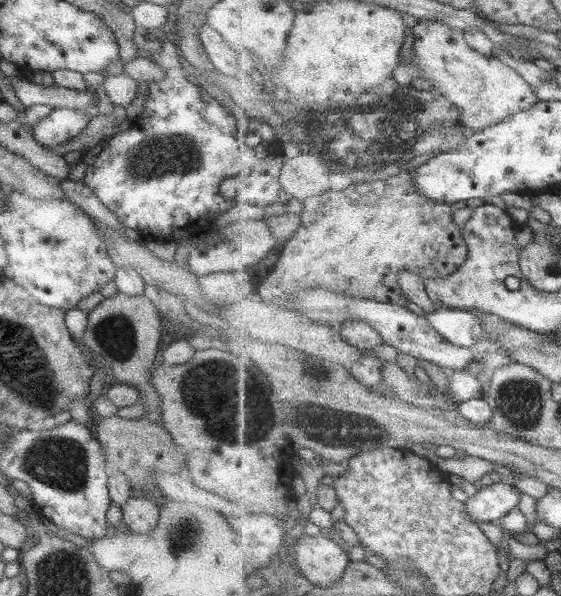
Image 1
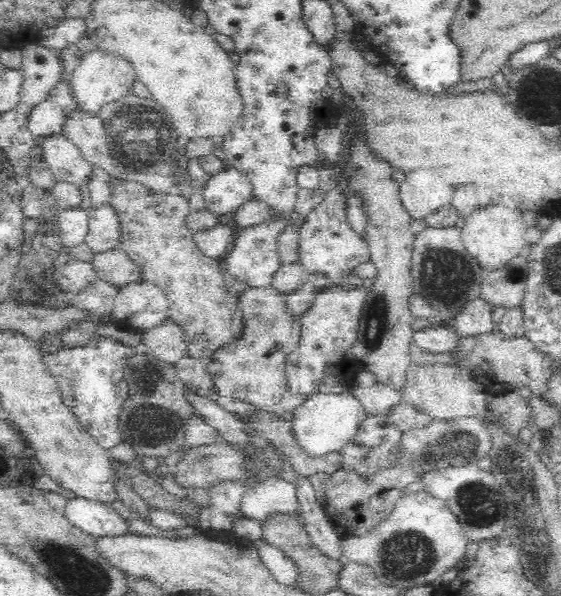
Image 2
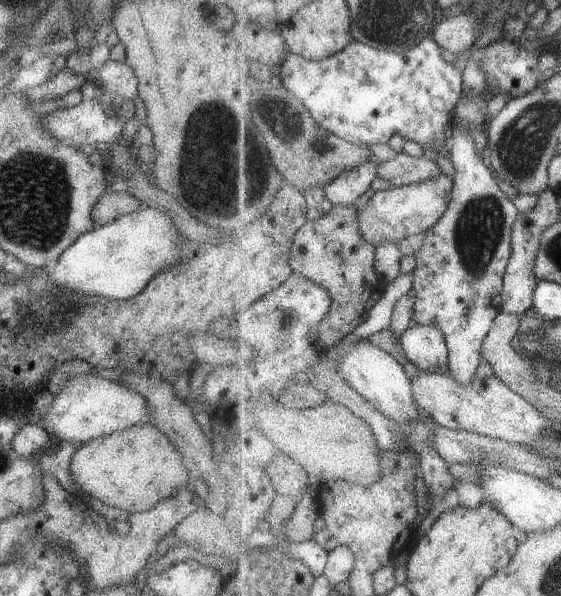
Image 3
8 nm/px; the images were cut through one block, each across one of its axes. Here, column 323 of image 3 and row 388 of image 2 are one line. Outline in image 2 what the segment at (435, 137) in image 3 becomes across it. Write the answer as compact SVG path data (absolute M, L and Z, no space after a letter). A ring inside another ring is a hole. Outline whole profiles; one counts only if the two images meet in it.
M95 336L84 347L64 347L54 354L43 355L44 364L59 384L64 405L70 408L72 414L78 419L80 426L88 432L94 440L107 450L118 446L122 442L118 414L122 413L122 406L128 398L128 383L124 380L124 368L130 357L134 356L133 347L124 346L112 338Z

